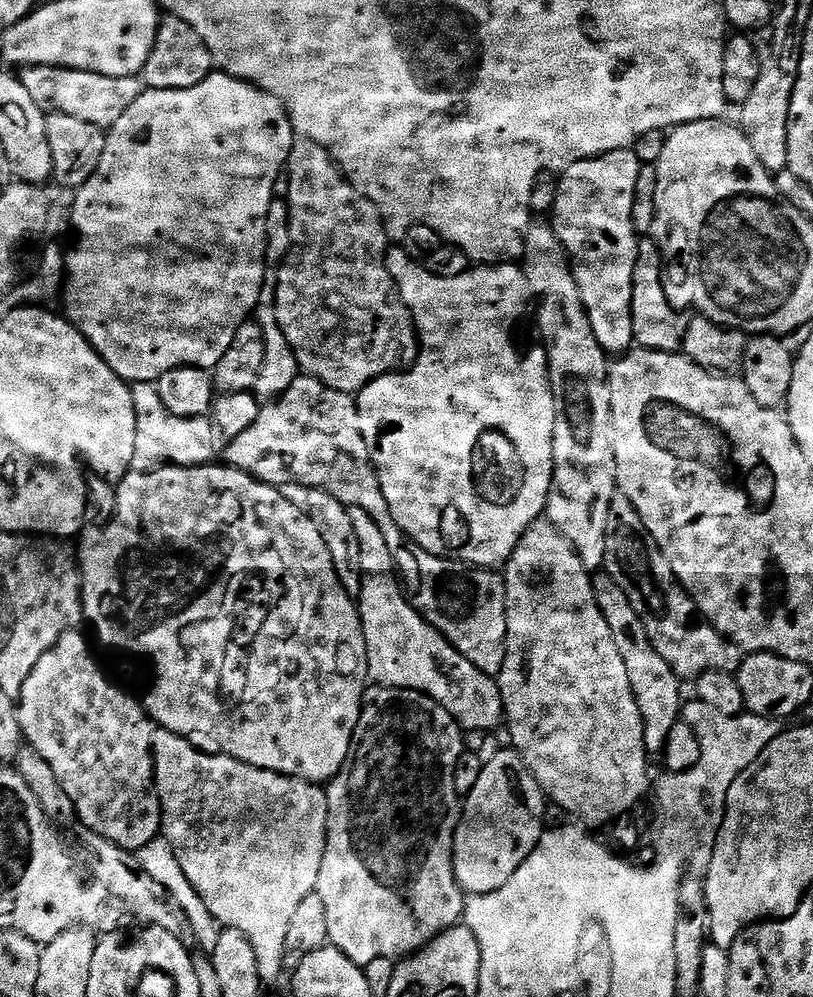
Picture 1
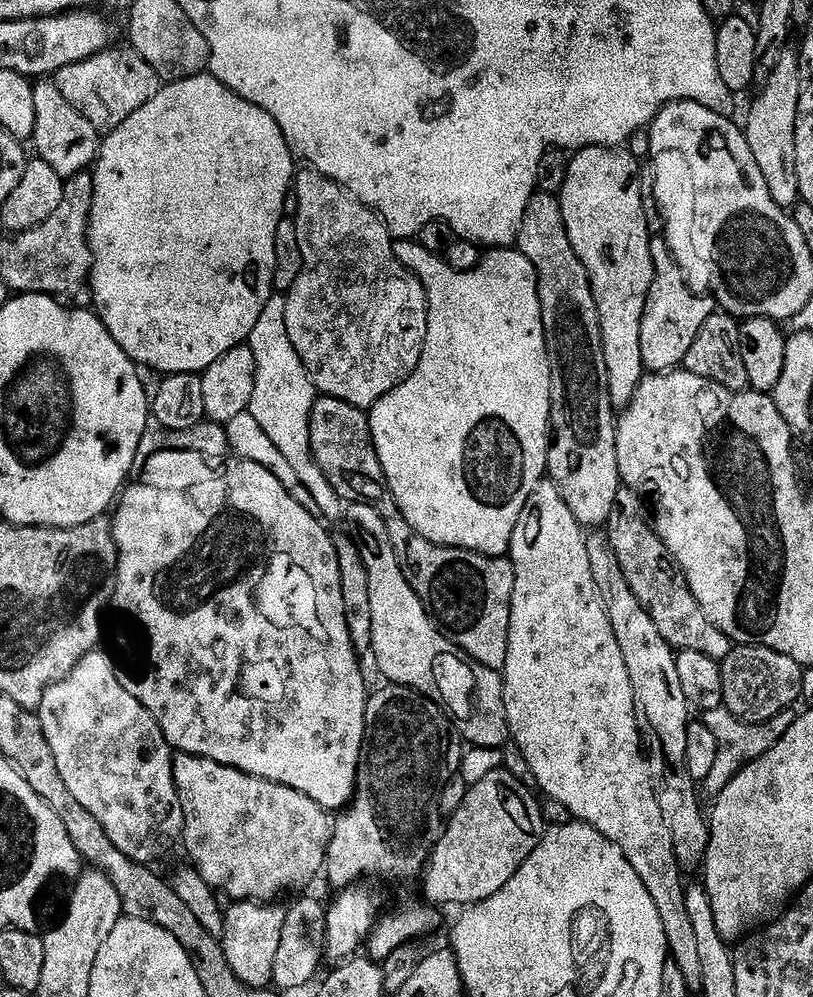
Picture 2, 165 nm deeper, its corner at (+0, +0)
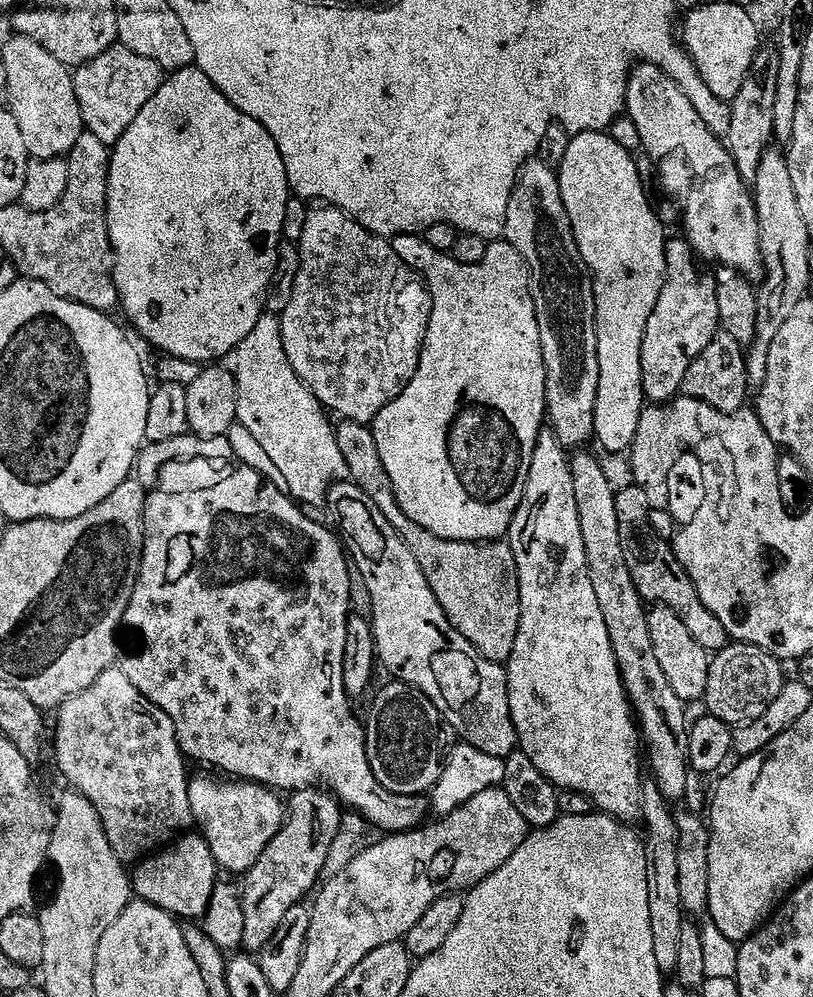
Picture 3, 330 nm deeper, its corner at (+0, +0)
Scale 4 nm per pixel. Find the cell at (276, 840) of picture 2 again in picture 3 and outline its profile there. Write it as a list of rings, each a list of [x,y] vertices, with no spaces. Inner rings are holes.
[[[196,775],[189,779],[188,793],[190,794],[192,819],[199,835],[203,836],[210,846],[212,857],[216,859],[217,869],[224,871],[225,868],[228,872],[247,874],[254,866],[254,862],[258,862],[258,858],[262,858],[262,850],[266,850],[266,846],[270,846],[274,834],[278,834],[278,830],[283,826],[286,804],[283,799],[280,801],[276,797],[279,795],[273,789],[266,788],[262,784],[237,782],[232,778],[220,779],[224,780],[215,780],[212,776]]]

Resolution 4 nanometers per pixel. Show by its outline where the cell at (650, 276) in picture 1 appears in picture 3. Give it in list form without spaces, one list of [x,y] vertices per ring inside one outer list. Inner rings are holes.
[[[669,239],[666,243],[666,274],[658,306],[646,322],[642,342],[642,382],[644,399],[652,404],[666,404],[681,395],[686,370],[710,346],[714,334],[721,331],[716,289],[704,281],[698,265],[698,255],[687,239]]]

